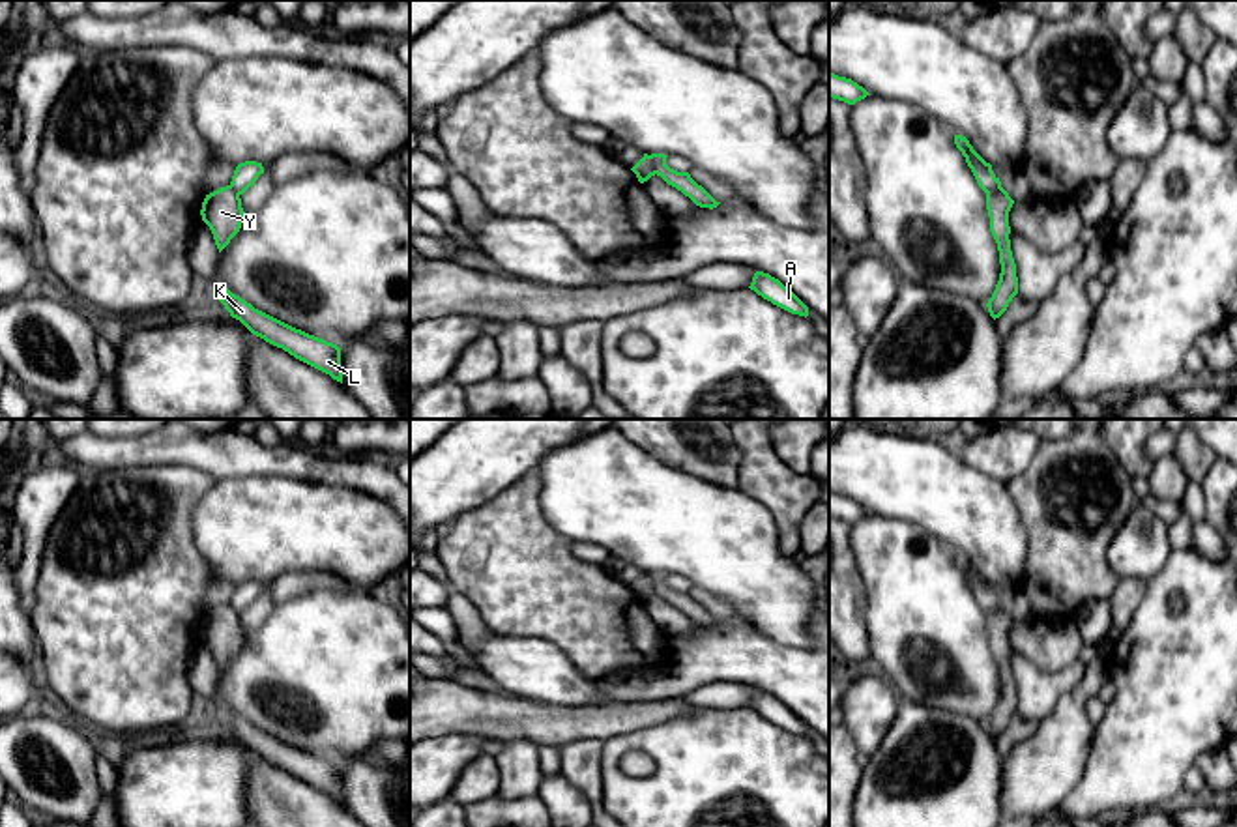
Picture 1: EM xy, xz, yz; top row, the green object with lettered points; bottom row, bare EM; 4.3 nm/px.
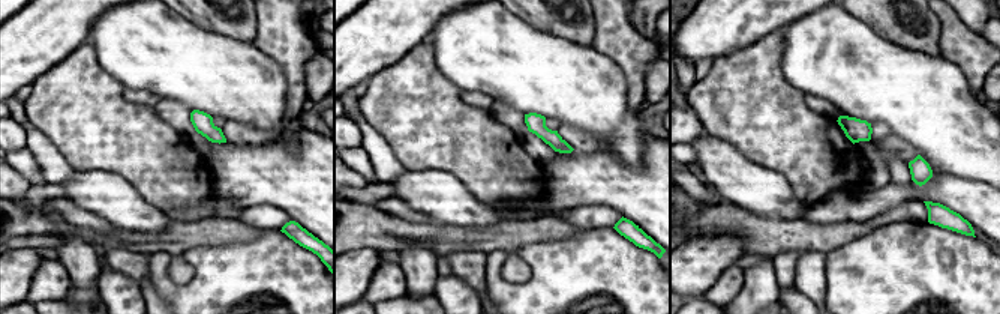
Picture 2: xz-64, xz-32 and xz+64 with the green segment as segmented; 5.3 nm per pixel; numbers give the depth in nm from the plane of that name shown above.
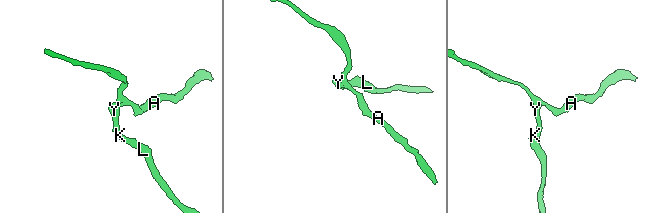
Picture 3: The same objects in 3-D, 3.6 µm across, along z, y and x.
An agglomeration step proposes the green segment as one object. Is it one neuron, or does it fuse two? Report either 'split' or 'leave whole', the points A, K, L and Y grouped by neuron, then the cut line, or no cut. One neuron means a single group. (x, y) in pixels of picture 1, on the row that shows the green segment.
split | A / K L Y | xz (648, 156), (655, 173)

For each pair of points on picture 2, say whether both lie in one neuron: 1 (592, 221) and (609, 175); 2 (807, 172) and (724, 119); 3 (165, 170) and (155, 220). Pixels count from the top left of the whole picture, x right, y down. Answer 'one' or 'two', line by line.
1: two
2: one
3: two

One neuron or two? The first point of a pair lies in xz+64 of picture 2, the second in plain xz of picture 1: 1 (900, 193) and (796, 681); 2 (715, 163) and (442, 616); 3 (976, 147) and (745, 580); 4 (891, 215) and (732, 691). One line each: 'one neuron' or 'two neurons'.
1: one neuron
2: two neurons
3: one neuron
4: one neuron

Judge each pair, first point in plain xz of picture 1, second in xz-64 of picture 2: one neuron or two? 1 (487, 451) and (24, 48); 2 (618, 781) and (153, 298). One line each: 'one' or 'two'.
1: one
2: two

